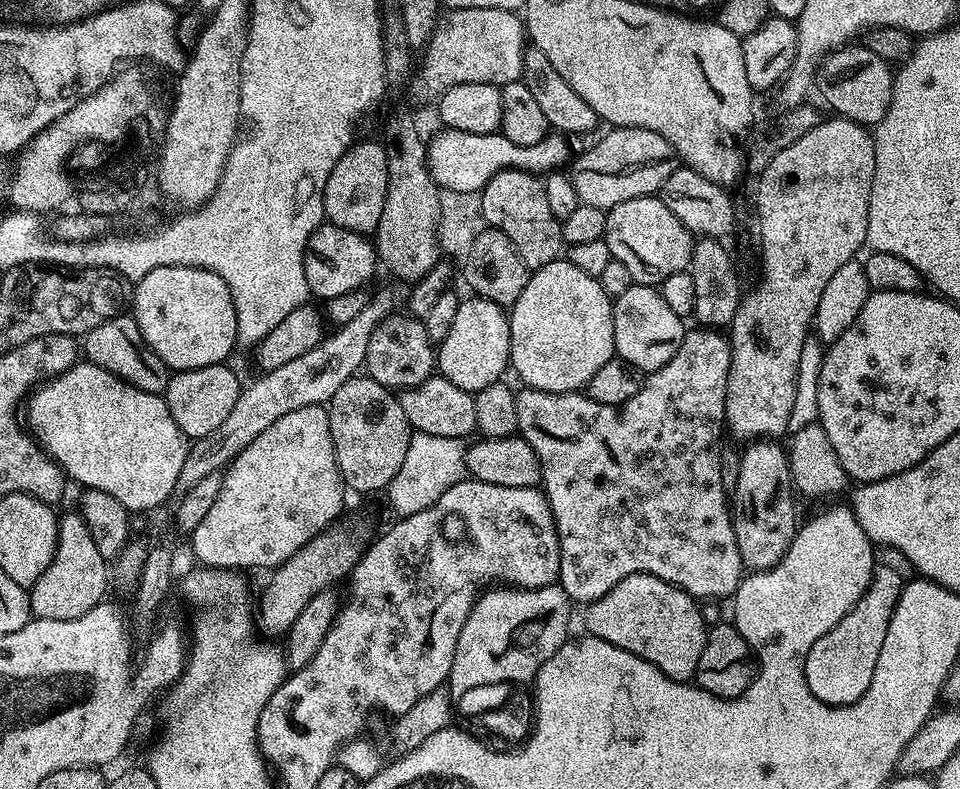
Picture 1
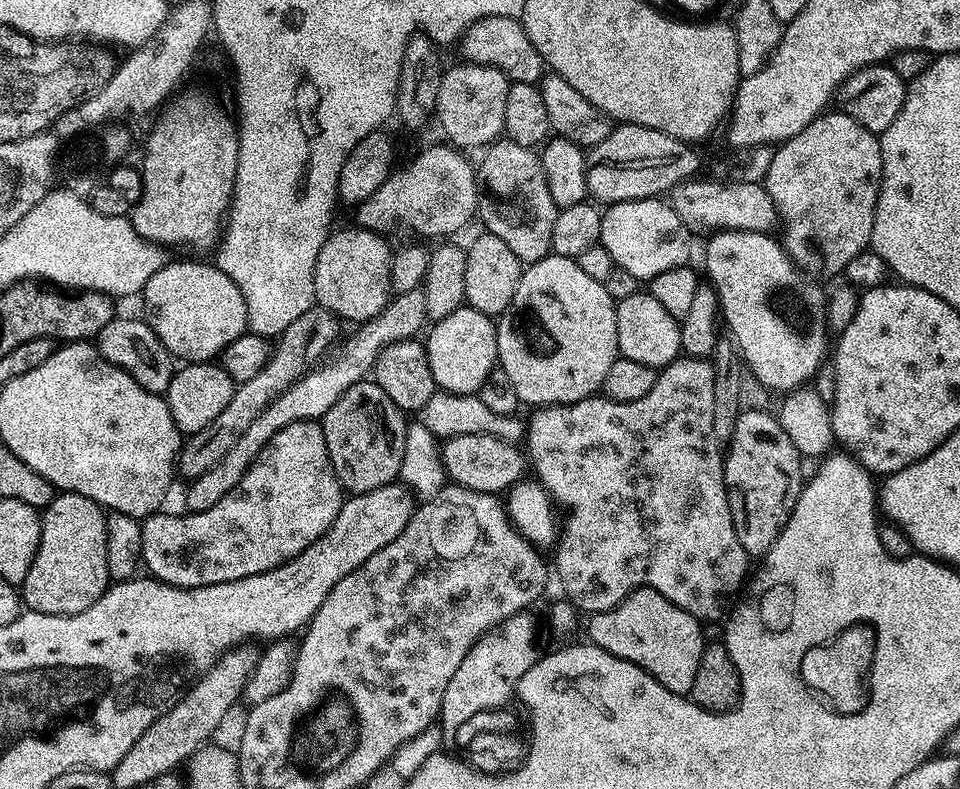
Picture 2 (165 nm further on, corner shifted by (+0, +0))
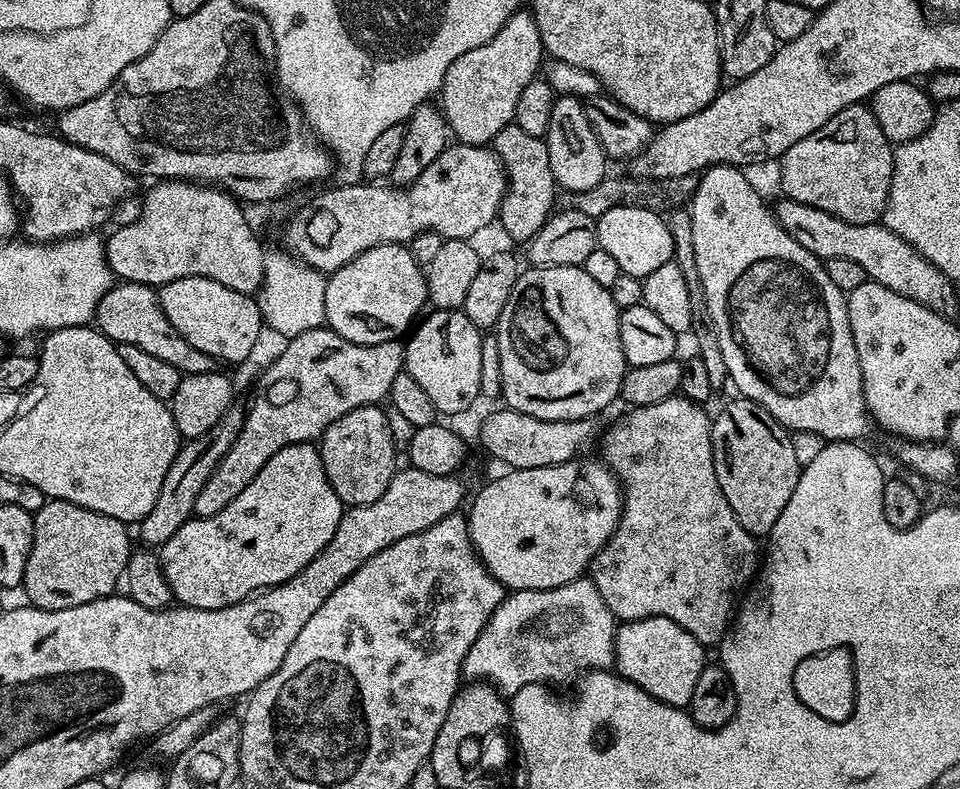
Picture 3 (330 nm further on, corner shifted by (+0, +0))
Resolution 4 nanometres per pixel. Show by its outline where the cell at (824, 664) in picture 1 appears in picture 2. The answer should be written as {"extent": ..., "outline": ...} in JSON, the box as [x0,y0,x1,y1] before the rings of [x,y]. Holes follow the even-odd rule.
{"extent":[800,625,875,715],"outline":[[[852,625],[827,645],[808,650],[800,672],[806,682],[841,715],[860,712],[866,699],[866,679],[874,663],[875,632],[869,625]]]}

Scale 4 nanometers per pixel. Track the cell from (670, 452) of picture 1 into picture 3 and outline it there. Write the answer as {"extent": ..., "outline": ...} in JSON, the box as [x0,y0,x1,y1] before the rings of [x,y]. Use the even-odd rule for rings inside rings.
{"extent":[590,394,758,646],"outline":[[[677,394],[662,402],[654,402],[654,406],[632,408],[629,411],[629,416],[625,418],[624,424],[616,424],[609,432],[607,429],[603,433],[604,456],[602,455],[602,460],[611,468],[612,473],[616,475],[620,482],[624,497],[624,510],[620,513],[620,527],[616,529],[615,534],[608,541],[608,545],[592,561],[590,578],[594,582],[594,586],[598,586],[598,594],[602,594],[606,606],[610,606],[610,610],[615,614],[617,621],[627,622],[650,618],[651,616],[665,616],[674,622],[678,622],[678,626],[682,626],[682,630],[694,634],[694,638],[700,644],[711,646],[711,644],[716,643],[719,645],[725,639],[730,628],[730,621],[734,616],[734,609],[738,604],[736,591],[740,587],[743,589],[753,579],[754,573],[757,571],[758,552],[756,556],[756,544],[758,544],[758,540],[757,537],[751,536],[744,529],[742,522],[738,522],[734,510],[730,510],[730,502],[726,502],[726,494],[722,494],[722,486],[718,486],[718,474],[714,474],[714,454],[712,453],[713,417],[707,416],[704,411],[705,409],[701,405],[696,404],[693,400],[688,400],[682,394]]]}

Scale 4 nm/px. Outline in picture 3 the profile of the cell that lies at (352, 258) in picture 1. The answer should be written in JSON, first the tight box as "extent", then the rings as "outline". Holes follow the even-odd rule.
{"extent":[324,244,429,344],"outline":[[[402,244],[374,246],[331,273],[327,281],[324,315],[327,327],[342,338],[359,344],[400,340],[425,311],[424,304],[426,308],[429,303],[425,269]]]}

